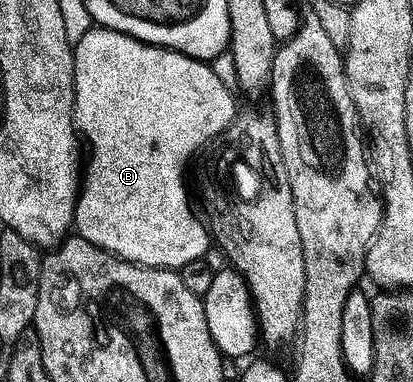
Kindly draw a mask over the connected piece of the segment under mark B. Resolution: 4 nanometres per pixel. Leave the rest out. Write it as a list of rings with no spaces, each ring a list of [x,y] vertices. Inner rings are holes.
[[[93,27],[91,32],[83,41],[74,45],[75,50],[75,126],[87,144],[91,147],[91,161],[86,161],[85,175],[81,180],[81,191],[79,193],[79,204],[75,207],[75,228],[78,235],[84,240],[93,243],[99,249],[113,253],[120,260],[129,261],[131,264],[141,265],[144,268],[163,269],[165,271],[180,271],[186,269],[187,265],[201,259],[211,248],[213,248],[213,238],[209,236],[205,228],[206,223],[193,216],[183,216],[183,212],[175,212],[175,216],[159,216],[159,212],[139,212],[139,208],[167,208],[167,200],[147,200],[147,188],[155,188],[159,180],[167,180],[171,176],[171,168],[163,164],[163,156],[167,156],[167,148],[175,144],[175,140],[187,140],[191,136],[191,148],[195,144],[206,149],[210,145],[210,140],[217,136],[222,137],[227,128],[237,115],[235,100],[231,97],[229,89],[223,85],[223,80],[214,72],[214,67],[208,66],[204,61],[195,60],[192,56],[183,56],[180,52],[173,52],[169,48],[157,48],[153,44],[145,44],[141,40],[133,40],[130,36],[124,36],[122,32],[113,32],[110,28]]]

